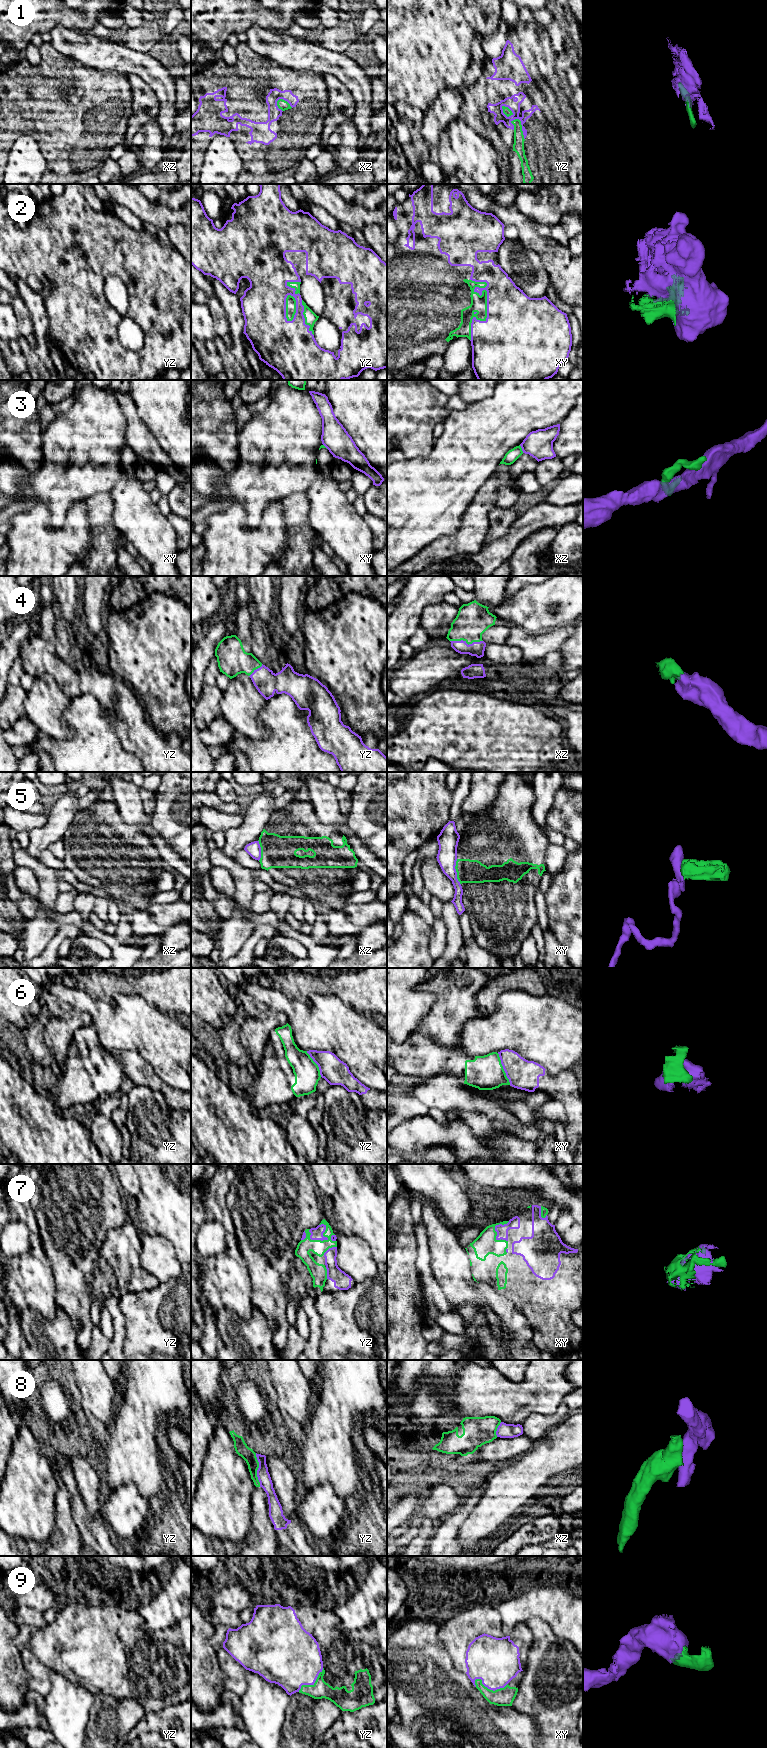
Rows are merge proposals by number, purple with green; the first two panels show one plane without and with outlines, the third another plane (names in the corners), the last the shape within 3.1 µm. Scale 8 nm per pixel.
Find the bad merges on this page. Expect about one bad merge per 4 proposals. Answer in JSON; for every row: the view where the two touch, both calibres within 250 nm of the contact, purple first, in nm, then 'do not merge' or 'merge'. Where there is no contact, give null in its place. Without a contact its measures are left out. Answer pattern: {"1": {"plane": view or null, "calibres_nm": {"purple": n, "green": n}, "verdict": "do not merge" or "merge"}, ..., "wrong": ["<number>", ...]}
{"1": {"plane": "yz", "calibres_nm": {"purple": 100, "green": 90}, "verdict": "merge"}, "2": {"plane": "xy", "calibres_nm": {"purple": 480, "green": 130}, "verdict": "merge"}, "3": {"plane": "xz", "calibres_nm": {"purple": 220, "green": 100}, "verdict": "merge"}, "4": {"plane": "xz", "calibres_nm": {"purple": 120, "green": 280}, "verdict": "merge"}, "5": {"plane": "xy", "calibres_nm": {"purple": 160, "green": 190}, "verdict": "do not merge"}, "6": {"plane": "xy", "calibres_nm": {"purple": 240, "green": 280}, "verdict": "do not merge"}, "7": {"plane": "yz", "calibres_nm": {"purple": 100, "green": 120}, "verdict": "merge"}, "8": {"plane": "yz", "calibres_nm": {"purple": 100, "green": 110}, "verdict": "do not merge"}, "9": {"plane": "xy", "calibres_nm": {"purple": 380, "green": 150}, "verdict": "merge"}, "wrong": ["5", "6", "8"]}

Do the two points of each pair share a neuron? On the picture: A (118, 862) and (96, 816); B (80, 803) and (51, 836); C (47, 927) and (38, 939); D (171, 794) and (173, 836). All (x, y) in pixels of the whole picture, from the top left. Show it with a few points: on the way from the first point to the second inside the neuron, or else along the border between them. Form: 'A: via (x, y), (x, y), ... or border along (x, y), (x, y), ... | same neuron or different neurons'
A: via (121, 851), (121, 842), (106, 827) | same neuron
B: via (71, 810), (55, 827) | same neuron
C: via (44, 930), (38, 936) | same neuron
D: via (173, 804), (175, 806), (175, 826) | same neuron

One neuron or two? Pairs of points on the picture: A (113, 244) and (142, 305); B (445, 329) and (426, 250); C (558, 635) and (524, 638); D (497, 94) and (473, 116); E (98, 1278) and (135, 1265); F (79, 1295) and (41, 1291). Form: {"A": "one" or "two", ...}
{"A": "one", "B": "one", "C": "one", "D": "one", "E": "one", "F": "two"}

